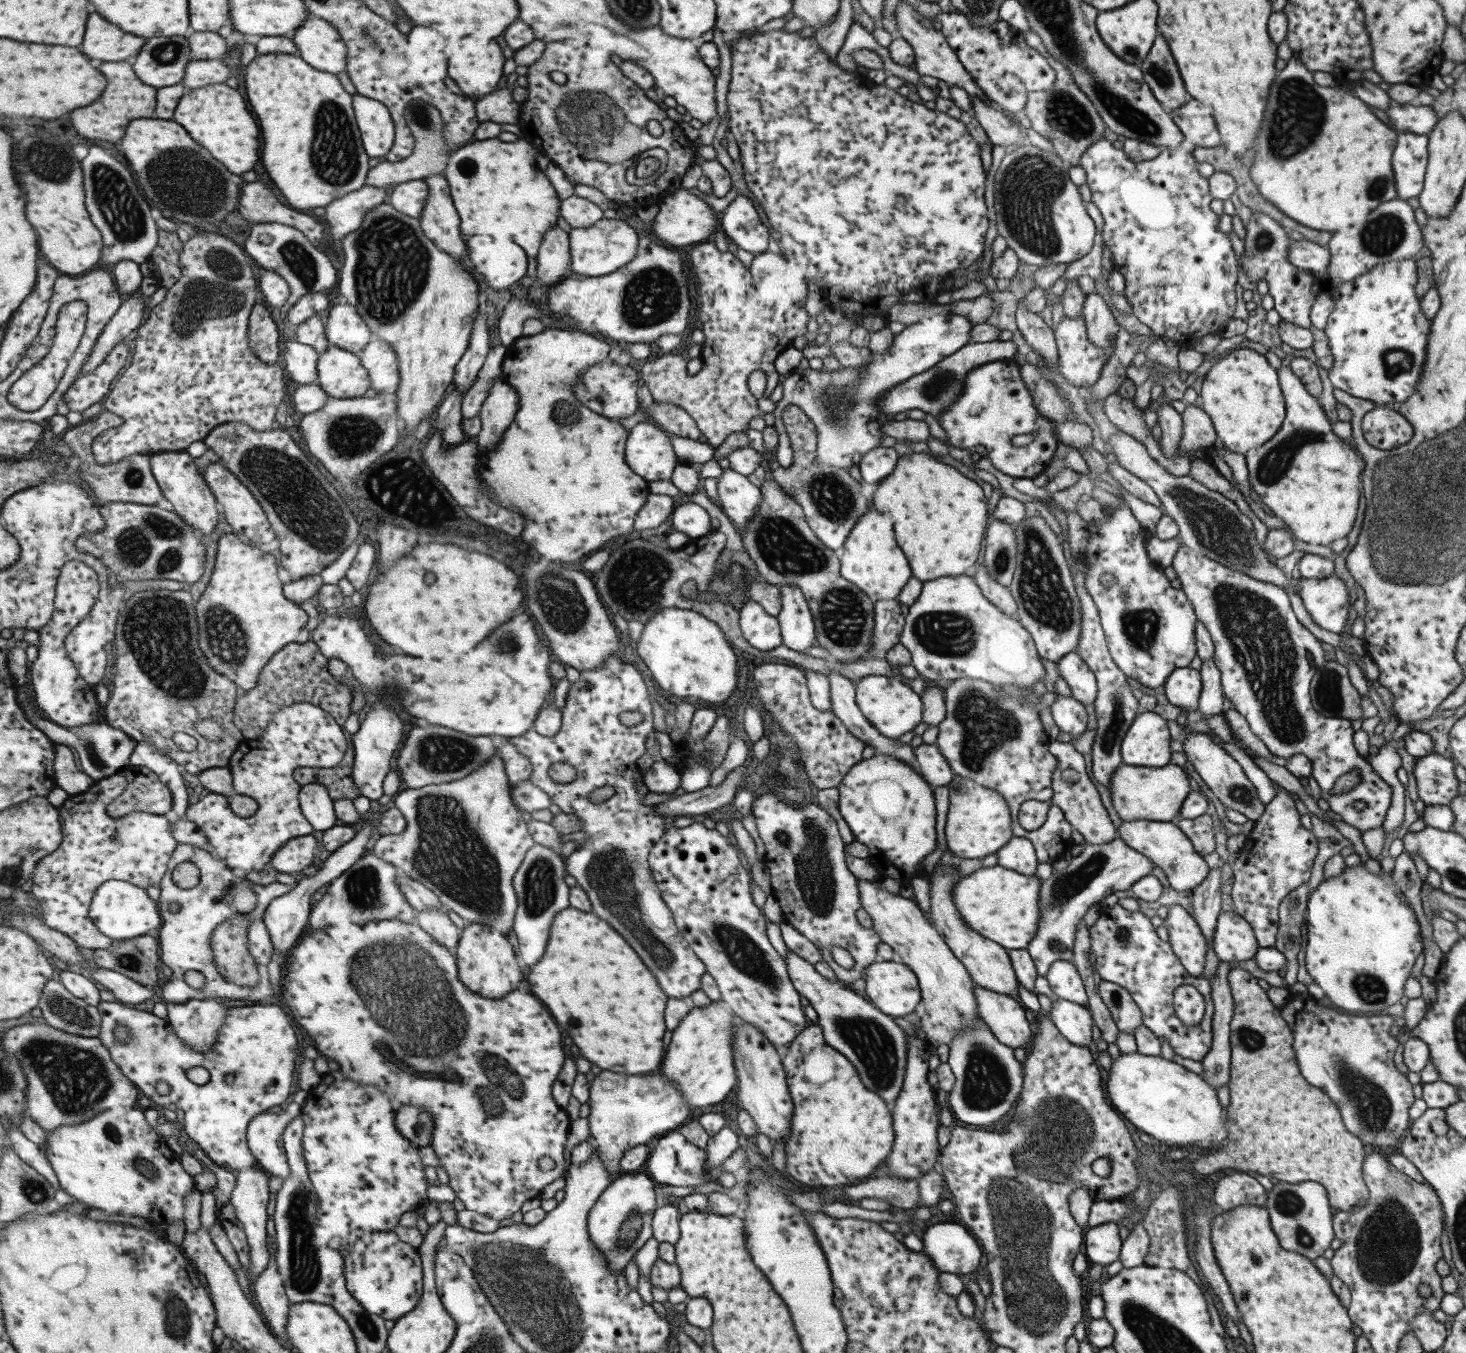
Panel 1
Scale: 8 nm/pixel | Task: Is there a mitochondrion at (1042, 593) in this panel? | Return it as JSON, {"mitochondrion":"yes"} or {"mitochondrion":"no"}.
{"mitochondrion":"yes"}

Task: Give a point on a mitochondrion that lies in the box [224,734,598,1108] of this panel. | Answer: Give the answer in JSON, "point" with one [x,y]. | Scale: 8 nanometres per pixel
{"point":[404,989]}

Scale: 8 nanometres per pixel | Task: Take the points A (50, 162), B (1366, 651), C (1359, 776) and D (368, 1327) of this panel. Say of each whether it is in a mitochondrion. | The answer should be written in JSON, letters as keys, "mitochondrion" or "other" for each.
{"A":"mitochondrion","B":"other","C":"other","D":"mitochondrion"}

